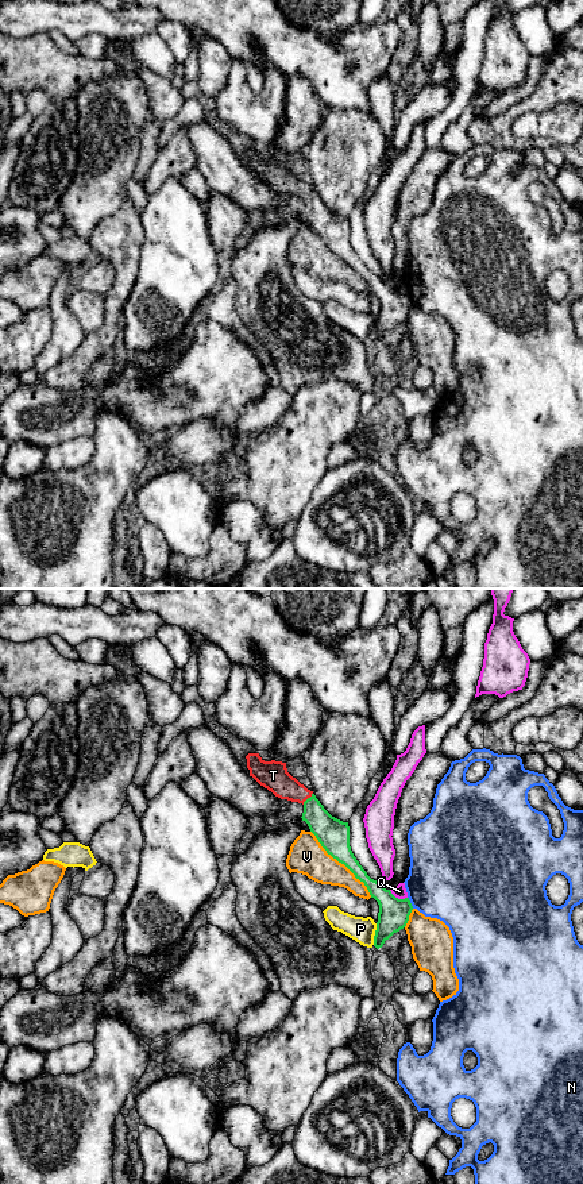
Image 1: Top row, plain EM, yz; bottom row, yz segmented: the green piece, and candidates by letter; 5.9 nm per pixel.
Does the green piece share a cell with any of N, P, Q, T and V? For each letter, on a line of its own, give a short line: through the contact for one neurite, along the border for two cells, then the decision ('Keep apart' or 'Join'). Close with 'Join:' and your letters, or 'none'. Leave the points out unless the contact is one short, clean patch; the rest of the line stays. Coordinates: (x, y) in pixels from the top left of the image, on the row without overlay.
N: Keep apart
P: Keep apart
Q: Line: yz (389, 285), (398, 293), (406, 293). Keep apart
T: Line: yz (331, 227), (316, 212), (308, 193), (284, 181), (273, 170). Join
V: Keep apart
Join: T

